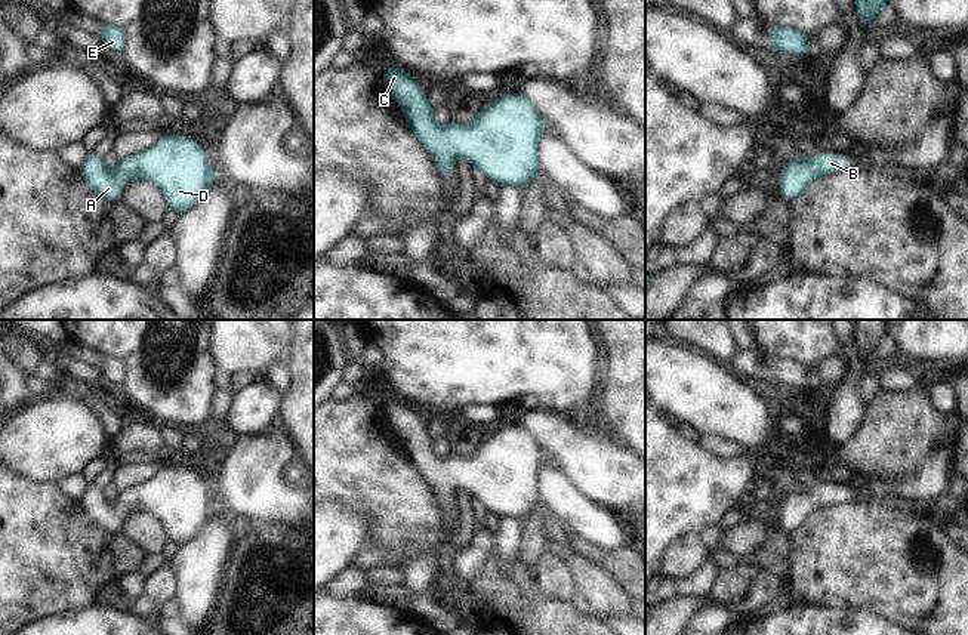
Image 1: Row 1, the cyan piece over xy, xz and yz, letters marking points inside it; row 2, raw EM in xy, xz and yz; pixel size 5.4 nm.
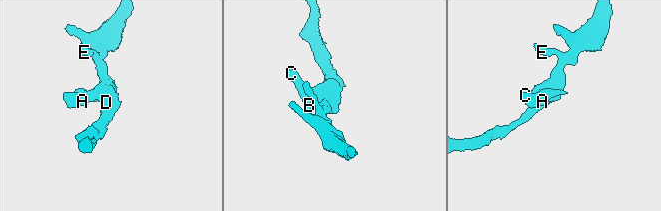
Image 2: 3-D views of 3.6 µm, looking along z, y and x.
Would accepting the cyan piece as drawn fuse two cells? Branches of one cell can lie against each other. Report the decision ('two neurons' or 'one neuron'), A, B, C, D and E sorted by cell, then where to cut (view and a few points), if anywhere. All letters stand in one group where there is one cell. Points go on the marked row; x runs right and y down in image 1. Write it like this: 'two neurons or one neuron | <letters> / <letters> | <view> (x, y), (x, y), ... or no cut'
one neuron | A B C D E | no cut

